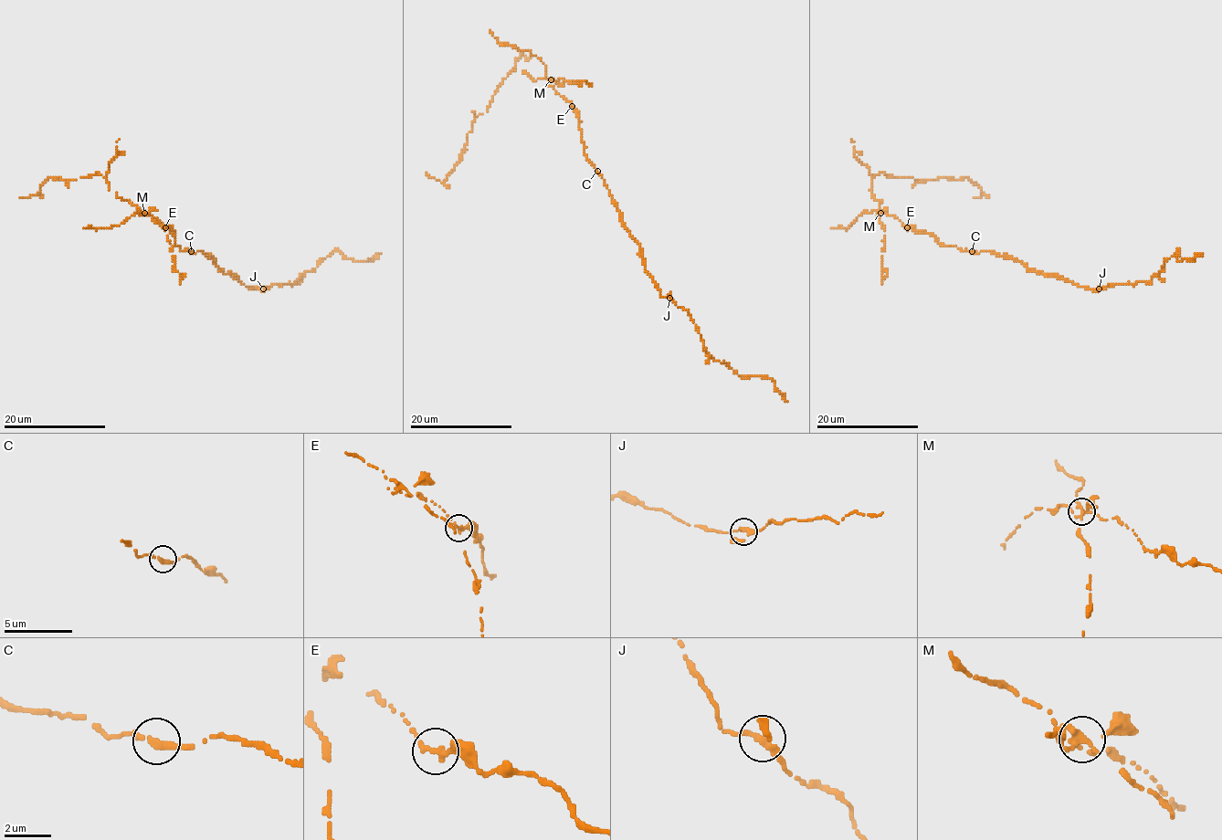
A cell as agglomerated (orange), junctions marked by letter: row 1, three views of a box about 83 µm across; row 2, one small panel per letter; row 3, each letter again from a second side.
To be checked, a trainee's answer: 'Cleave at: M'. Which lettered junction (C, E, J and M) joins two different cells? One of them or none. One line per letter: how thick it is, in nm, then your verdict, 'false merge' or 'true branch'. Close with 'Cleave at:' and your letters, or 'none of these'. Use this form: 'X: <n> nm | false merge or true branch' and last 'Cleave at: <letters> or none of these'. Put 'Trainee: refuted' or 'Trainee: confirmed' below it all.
C: 220 nm | true branch
E: 260 nm | true branch
J: 240 nm | true branch
M: 240 nm | false merge
Cleave at: M
Trainee: confirmed

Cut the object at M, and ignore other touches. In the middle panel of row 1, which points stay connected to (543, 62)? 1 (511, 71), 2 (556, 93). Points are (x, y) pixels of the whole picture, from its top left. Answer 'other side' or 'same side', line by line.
1: other side
2: same side

